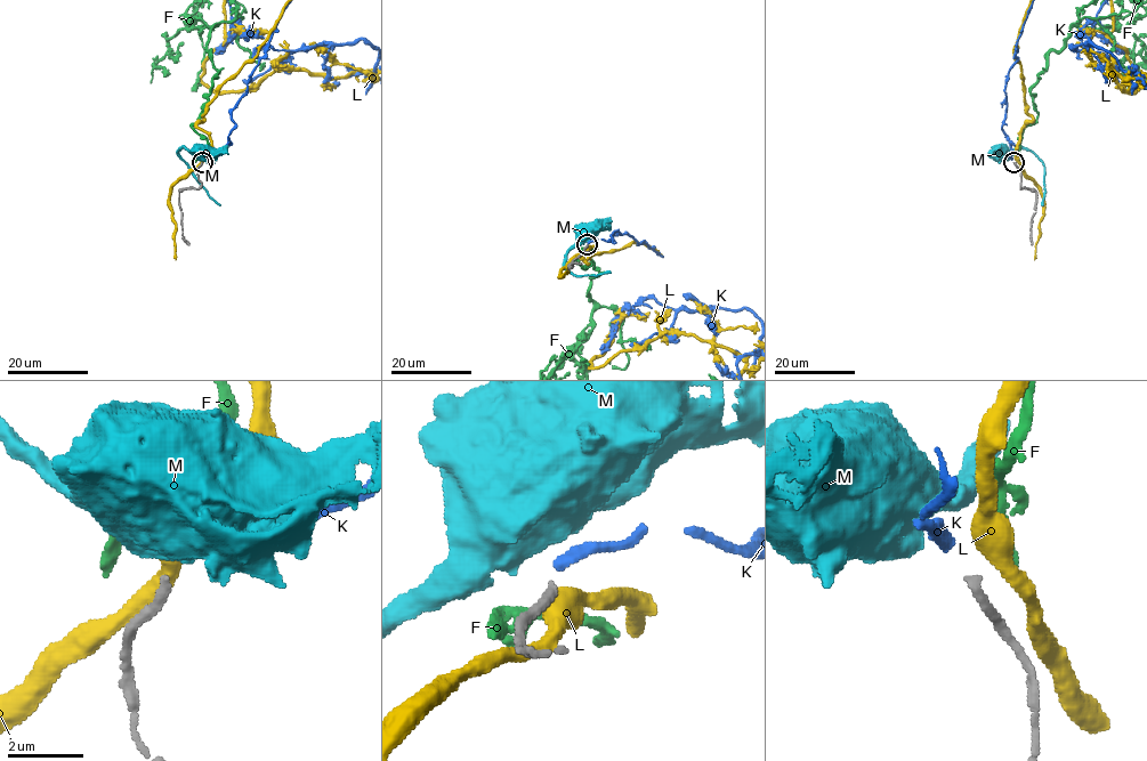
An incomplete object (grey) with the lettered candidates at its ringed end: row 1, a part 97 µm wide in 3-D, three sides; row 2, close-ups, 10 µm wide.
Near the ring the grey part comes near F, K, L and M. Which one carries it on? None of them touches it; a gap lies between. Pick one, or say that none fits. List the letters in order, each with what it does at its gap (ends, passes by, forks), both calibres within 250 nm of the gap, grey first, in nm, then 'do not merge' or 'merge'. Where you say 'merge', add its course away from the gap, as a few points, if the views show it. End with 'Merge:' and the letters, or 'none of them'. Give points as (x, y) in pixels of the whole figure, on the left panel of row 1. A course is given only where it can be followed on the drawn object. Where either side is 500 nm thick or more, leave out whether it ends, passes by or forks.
F: it passes by; calibres 240 and 280 nm; do not merge
K: it ends; calibres 240 and 400 nm; merge
L: calibres 240 and 500 nm; do not merge
M: calibres 240 and 700 nm; do not merge
Merge: K

